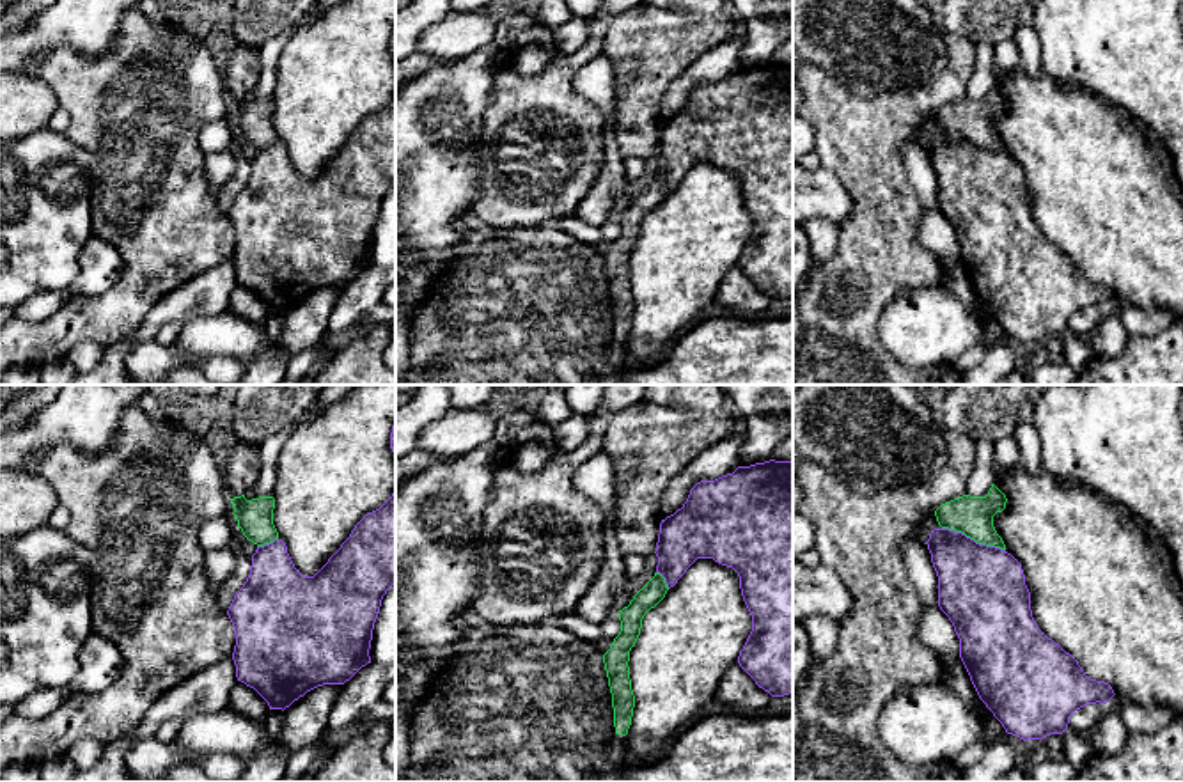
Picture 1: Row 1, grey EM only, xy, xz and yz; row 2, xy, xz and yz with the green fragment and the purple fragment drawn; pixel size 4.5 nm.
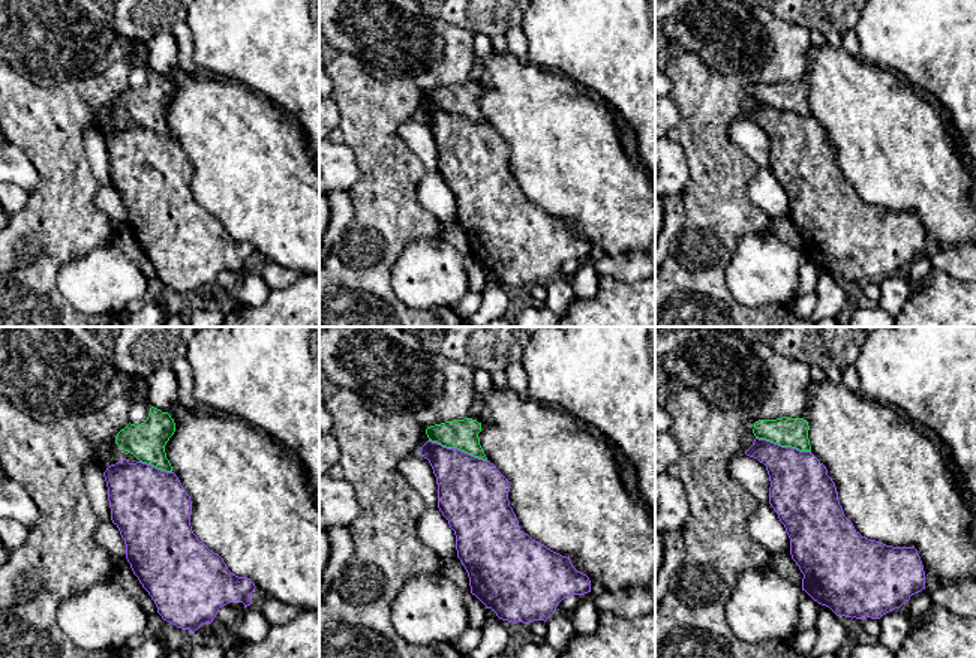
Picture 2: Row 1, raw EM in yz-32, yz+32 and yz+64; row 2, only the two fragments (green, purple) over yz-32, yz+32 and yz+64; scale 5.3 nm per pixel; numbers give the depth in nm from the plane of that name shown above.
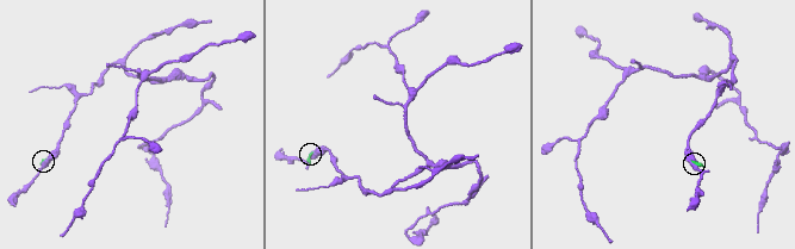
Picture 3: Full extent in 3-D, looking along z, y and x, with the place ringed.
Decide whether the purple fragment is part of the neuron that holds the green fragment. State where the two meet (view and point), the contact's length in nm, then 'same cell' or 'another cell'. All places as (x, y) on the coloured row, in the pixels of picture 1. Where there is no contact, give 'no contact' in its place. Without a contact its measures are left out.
yz (974, 539) | 300 nm | another cell

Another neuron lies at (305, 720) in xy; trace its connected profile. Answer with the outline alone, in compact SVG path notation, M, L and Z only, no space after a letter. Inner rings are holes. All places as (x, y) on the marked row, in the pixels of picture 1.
M323 684L294 700L284 709L284 725L277 741L284 754L255 755L241 775L241 782L280 782L289 757L316 743L328 725L332 706L342 684Z

